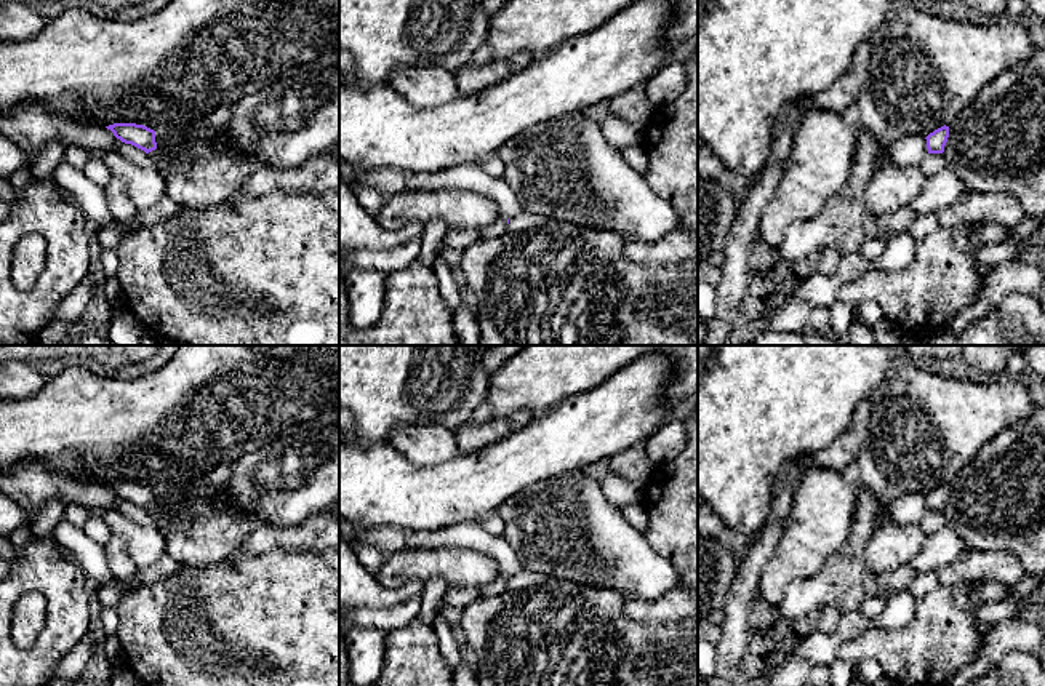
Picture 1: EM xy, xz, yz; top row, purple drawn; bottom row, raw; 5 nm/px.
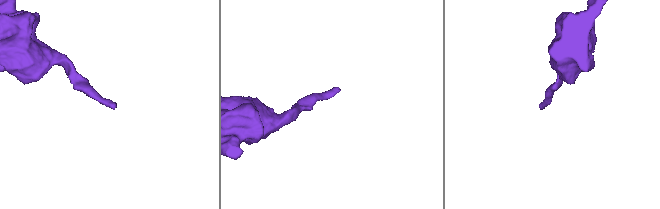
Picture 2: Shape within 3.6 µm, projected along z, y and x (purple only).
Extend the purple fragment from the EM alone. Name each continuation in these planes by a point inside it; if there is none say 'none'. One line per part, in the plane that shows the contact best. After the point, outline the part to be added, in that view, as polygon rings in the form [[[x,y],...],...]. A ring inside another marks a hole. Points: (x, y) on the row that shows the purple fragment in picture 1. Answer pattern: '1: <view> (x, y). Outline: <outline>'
1: xy (159, 159). Outline: [[[155,149],[152,152],[147,154],[149,158],[152,160],[152,165],[158,170],[158,171],[168,171],[168,173],[174,173],[176,170],[176,163],[166,157],[162,149]]]

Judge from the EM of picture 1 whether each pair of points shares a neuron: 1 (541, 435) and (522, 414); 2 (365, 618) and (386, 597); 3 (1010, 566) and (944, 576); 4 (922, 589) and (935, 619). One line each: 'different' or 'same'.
1: different
2: different
3: same
4: different

